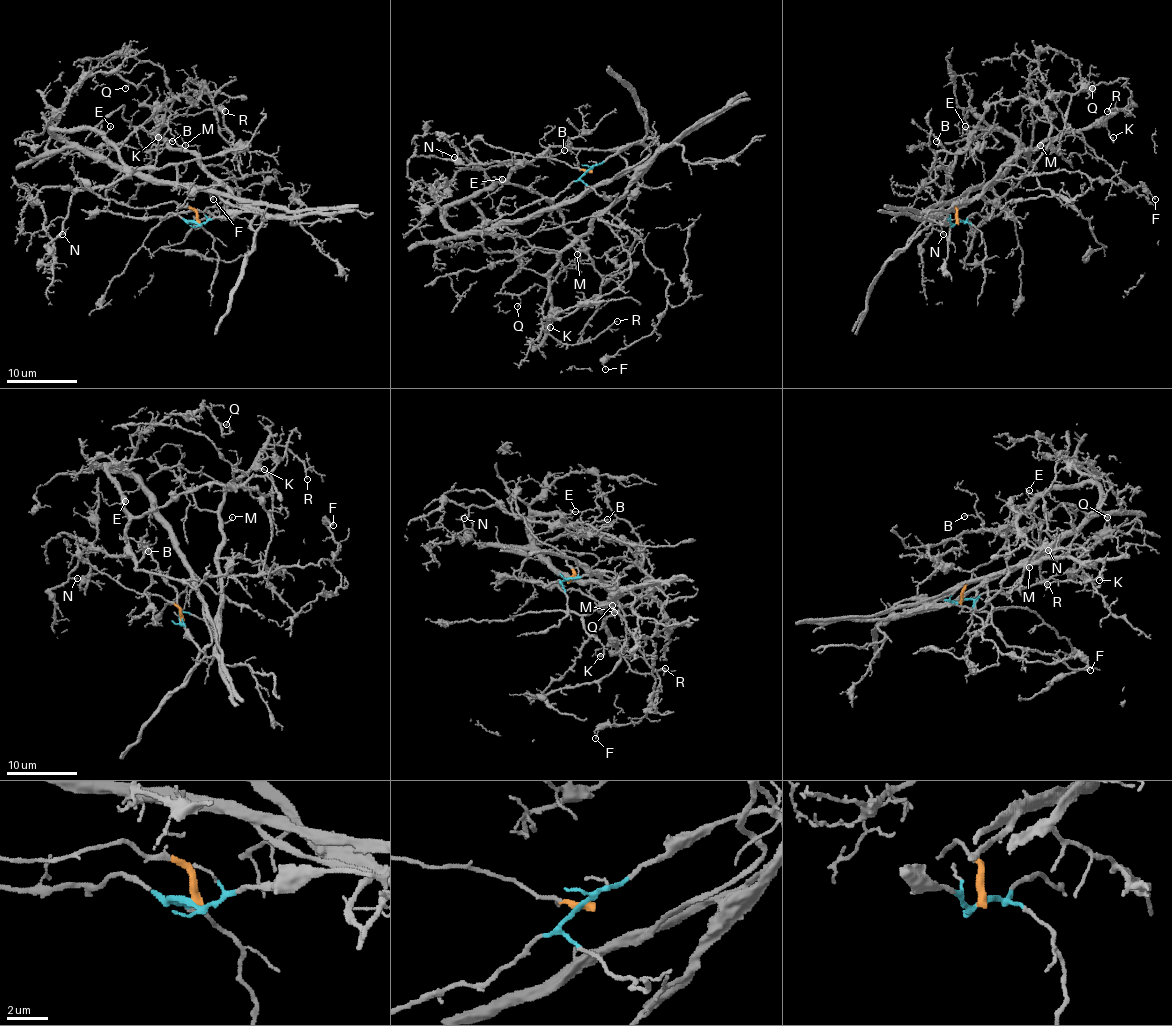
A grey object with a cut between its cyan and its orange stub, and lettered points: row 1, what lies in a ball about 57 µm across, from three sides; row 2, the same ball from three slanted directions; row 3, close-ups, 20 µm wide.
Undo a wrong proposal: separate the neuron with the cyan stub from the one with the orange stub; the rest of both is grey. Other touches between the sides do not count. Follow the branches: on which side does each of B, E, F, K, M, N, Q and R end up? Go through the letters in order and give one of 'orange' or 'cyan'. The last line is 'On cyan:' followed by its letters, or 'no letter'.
B: orange
E: orange
F: cyan
K: cyan
M: cyan
N: orange
Q: orange
R: cyan
On cyan: F, K, M, R

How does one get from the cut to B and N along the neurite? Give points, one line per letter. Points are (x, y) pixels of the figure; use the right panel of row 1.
B: (956, 222), (956, 210), (949, 203), (942, 208), (925, 187), (926, 180), (947, 189), (946, 150), (935, 141)
N: (956, 222), (956, 210), (949, 203), (942, 208), (933, 199), (926, 180), (949, 189), (932, 224), (944, 234)

